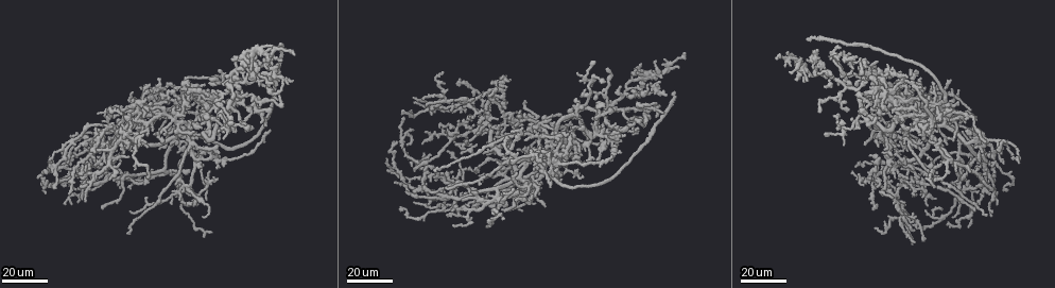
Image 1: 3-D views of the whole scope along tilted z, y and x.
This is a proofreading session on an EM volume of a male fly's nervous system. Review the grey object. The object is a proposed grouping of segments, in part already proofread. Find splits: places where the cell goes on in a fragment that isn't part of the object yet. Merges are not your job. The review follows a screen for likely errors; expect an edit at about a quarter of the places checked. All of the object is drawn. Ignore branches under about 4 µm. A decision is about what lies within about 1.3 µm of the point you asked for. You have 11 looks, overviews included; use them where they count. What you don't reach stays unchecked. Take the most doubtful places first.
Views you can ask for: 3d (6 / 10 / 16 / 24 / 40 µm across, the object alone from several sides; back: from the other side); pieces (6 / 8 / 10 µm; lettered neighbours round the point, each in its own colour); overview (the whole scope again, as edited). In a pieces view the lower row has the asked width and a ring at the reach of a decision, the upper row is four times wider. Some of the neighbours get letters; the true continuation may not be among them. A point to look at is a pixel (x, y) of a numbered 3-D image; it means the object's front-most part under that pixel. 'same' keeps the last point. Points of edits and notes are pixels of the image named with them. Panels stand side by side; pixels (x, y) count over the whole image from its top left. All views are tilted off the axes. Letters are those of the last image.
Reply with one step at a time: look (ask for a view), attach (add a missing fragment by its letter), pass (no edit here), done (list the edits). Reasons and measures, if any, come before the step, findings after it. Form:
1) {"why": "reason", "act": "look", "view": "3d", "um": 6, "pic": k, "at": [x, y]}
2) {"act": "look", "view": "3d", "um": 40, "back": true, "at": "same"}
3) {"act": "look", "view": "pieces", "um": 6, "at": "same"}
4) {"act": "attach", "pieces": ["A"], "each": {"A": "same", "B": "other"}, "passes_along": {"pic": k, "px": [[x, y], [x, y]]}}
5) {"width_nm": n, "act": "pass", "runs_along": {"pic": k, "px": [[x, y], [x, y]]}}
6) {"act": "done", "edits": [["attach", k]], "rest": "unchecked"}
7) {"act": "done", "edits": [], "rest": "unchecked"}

{"why": "long arm stops here", "act": "look", "view": "3d", "um": 24, "pic": 1, "at": [515, 201]}

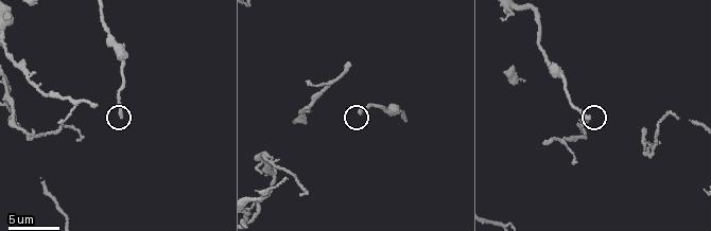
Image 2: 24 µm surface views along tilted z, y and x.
{"act": "look", "view": "pieces", "um": 8, "pic": 2, "at": [358, 113]}

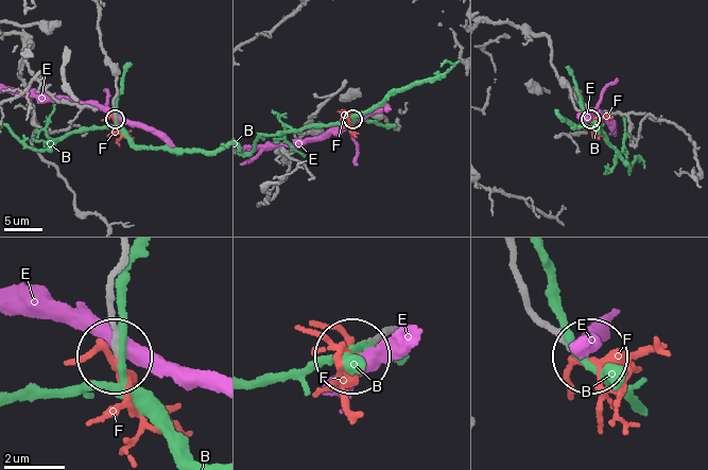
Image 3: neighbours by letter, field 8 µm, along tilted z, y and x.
{"act": "pass", "each": {"B": "other", "E": "other", "F": "other"}, "runs_along": {"pic": 3, "px": [[122, 257], [113, 294], [119, 353]]}, "found": "no lettered fragment goes on from it"}

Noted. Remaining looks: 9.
{"why": "branch stops here", "act": "look", "view": "3d", "um": 24, "pic": 1, "at": [446, 152]}

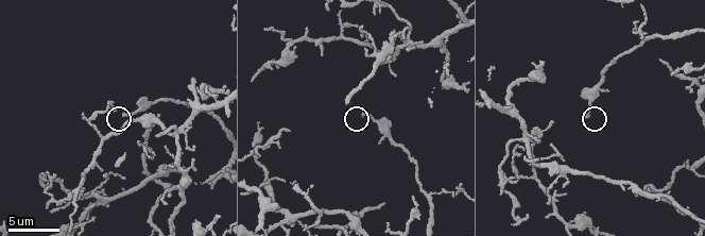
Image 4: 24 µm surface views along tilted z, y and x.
{"act": "look", "view": "3d", "um": 10, "pic": 4, "at": [361, 114]}

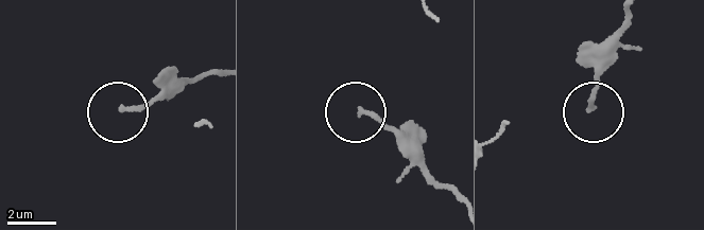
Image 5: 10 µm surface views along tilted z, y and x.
{"why": "what lies round it", "act": "look", "view": "pieces", "um": 10, "pic": 5, "at": [362, 110]}

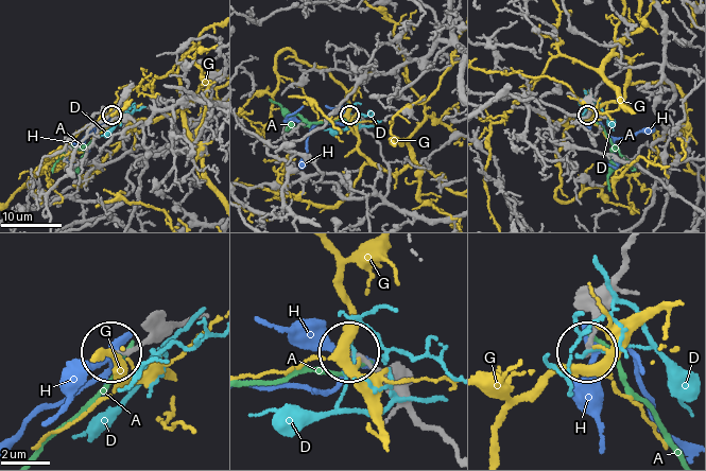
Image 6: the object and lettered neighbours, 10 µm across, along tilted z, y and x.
{"act": "pass", "each": {"A": "other", "D": "other", "G": "other", "H": "other"}, "runs_along": {"pic": 6, "px": [[624, 250], [586, 351]]}, "found": "no lettered fragment goes on from it"}

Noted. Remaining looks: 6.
{"why": "free end", "act": "look", "view": "pieces", "um": 8, "pic": 2, "at": [505, 73]}

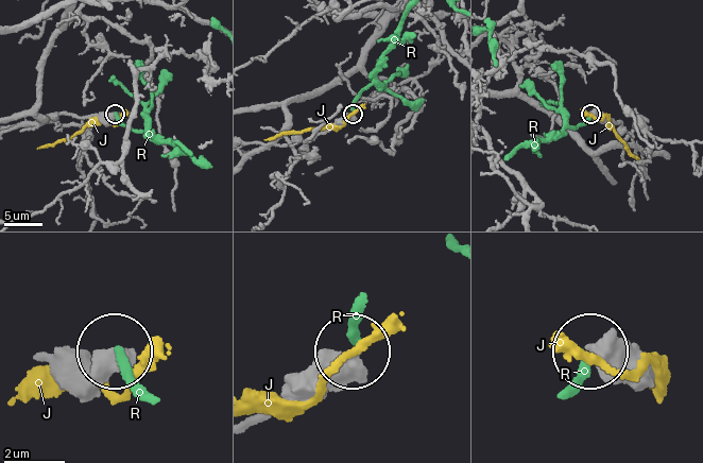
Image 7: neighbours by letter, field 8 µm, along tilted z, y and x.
{"act": "pass", "each": {"J": "other", "R": "other"}, "runs_along": {"pic": 7, "px": [[259, 421], [338, 380], [355, 359]]}, "found": "none of them fits"}

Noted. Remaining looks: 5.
{"why": "an open end", "act": "look", "view": "3d", "um": 40, "pic": 1, "at": [107, 153]}

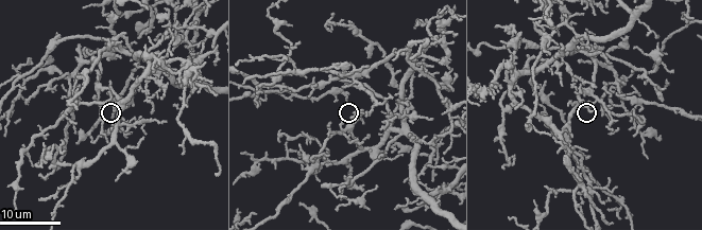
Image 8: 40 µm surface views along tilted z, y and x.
{"act": "look", "view": "pieces", "um": 8, "pic": 8, "at": [351, 116]}

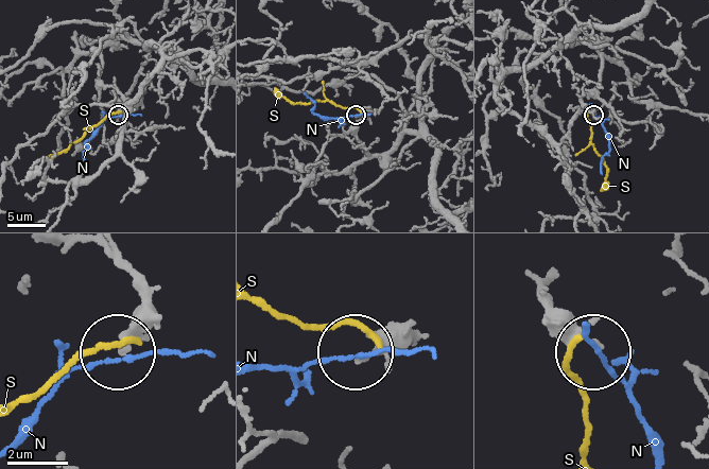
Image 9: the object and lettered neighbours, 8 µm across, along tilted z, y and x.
{"act": "pass", "each": {"N": "other", "S": "other"}, "runs_along": {"pic": 9, "px": [[109, 255], [140, 302], [123, 349]]}, "found": "no lettered fragment goes on from it"}

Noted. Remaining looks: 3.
{"why": "branch stops here", "act": "look", "view": "3d", "um": 24, "pic": 1, "at": [541, 184]}

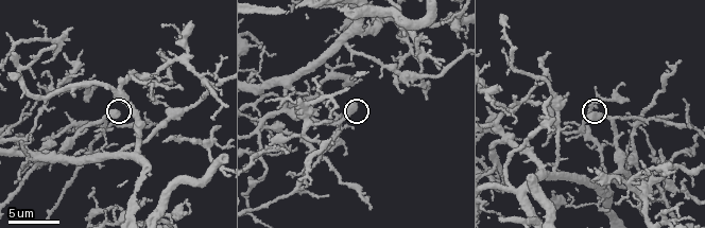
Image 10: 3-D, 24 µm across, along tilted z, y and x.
{"act": "look", "view": "pieces", "um": 10, "pic": 10, "at": [591, 116]}

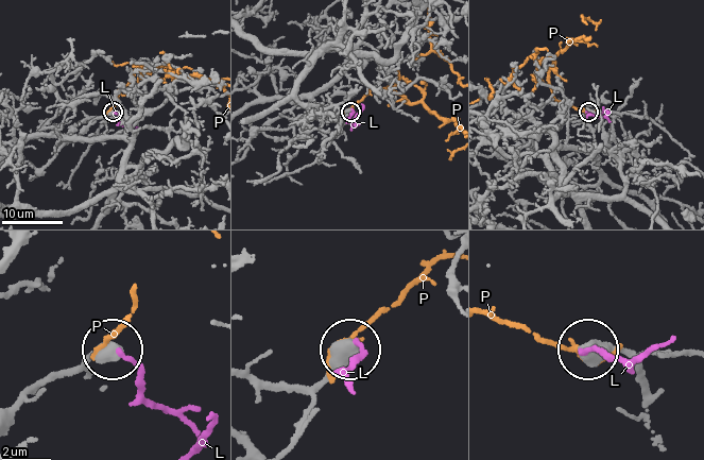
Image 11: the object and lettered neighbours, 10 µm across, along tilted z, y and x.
{"width_nm": 550, "act": "pass", "each": {"L": "other", "P": "other"}, "runs_along": {"pic": 11, "px": [[255, 375], [290, 386], [315, 382], [329, 379], [350, 354]]}, "found": "no lettered fragment goes on from it"}

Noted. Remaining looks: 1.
{"act": "done", "edits": [], "rest": "unchecked"}

